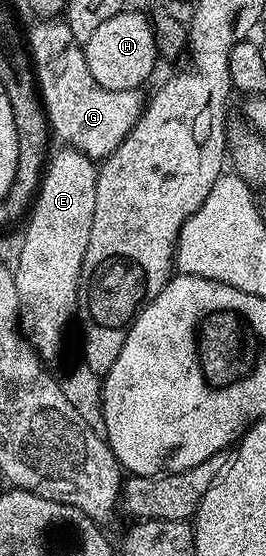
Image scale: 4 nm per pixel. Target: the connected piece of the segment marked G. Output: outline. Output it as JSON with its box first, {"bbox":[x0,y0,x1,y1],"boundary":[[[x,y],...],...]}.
{"bbox":[28,19,144,159],"boundary":[[[46,19],[28,37],[28,53],[50,120],[53,136],[69,148],[78,149],[91,159],[105,159],[132,131],[144,108],[144,97],[137,89],[108,91],[92,79],[88,71],[85,48],[74,38],[72,31],[61,20]]]}

